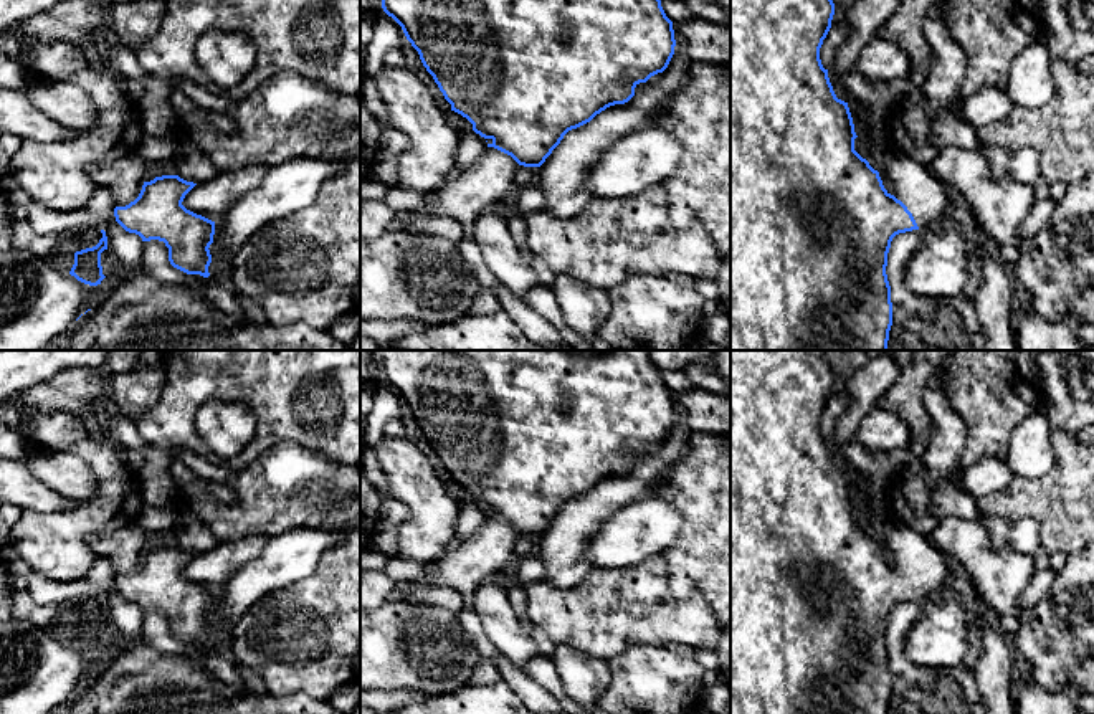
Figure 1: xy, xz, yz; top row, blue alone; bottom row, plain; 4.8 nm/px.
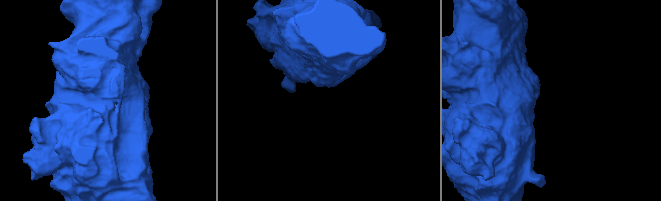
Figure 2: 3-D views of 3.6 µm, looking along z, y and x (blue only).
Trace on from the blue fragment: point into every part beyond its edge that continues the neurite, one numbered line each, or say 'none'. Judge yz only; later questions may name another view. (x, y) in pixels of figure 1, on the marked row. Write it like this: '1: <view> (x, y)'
1: yz (918, 187)

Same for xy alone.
1: xy (124, 177)

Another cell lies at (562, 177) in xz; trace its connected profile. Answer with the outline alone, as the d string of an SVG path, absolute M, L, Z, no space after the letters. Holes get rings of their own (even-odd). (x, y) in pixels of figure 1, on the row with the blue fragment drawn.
M673 21L673 30L676 46L668 68L636 84L628 102L610 106L590 122L568 131L539 167L544 210L552 217L572 218L582 213L593 200L585 183L602 155L621 137L654 127L659 112L689 81L692 63L678 21Z

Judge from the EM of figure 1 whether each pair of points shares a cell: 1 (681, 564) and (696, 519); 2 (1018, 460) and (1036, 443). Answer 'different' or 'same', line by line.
1: same
2: same

